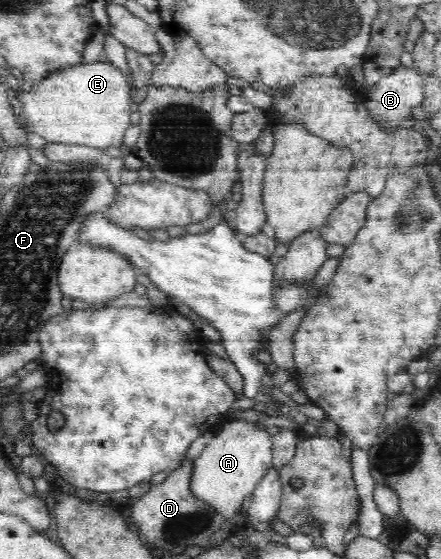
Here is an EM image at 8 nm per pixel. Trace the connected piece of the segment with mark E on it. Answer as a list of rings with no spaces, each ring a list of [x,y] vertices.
[[[98,59],[92,63],[85,63],[68,67],[51,76],[34,83],[29,91],[17,91],[16,95],[22,102],[20,116],[25,118],[34,134],[39,134],[48,142],[62,142],[63,144],[80,144],[96,149],[105,150],[109,146],[121,147],[126,139],[126,130],[131,126],[131,100],[127,77],[111,62]]]

